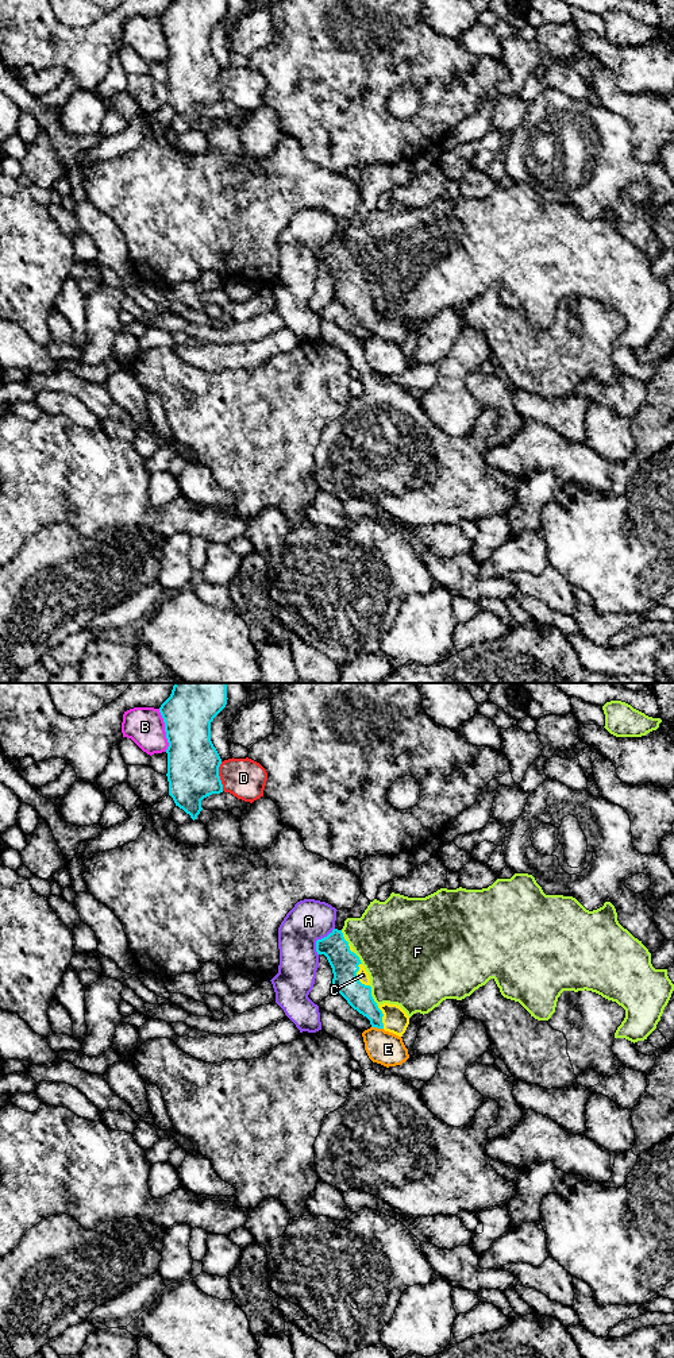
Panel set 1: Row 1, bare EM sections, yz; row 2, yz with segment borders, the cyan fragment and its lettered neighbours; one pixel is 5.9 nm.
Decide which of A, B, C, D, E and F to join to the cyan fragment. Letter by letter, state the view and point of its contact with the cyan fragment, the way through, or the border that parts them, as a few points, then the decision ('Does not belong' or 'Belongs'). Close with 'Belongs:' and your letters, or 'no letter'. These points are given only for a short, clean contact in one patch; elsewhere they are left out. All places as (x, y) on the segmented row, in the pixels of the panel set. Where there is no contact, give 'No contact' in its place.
A: Touches cyan at yz (318, 940). Does not belong
B: Touches cyan at yz (165, 730). Does not belong
C: Touches cyan at yz (355, 976). Belongs
D: Touches cyan at yz (219, 776). Does not belong
E: Touches cyan at yz (377, 1027). Boundary: yz (372, 1026), (382, 1029). Does not belong
F: Touches cyan at yz (372, 996). Does not belong
Belongs: C

